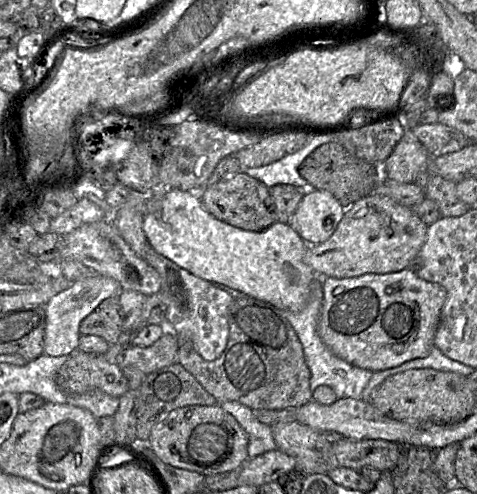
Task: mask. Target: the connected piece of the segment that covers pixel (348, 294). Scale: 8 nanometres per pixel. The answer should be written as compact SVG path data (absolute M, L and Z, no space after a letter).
M405 268L386 274L363 274L351 278L321 277L323 303L318 333L325 345L347 363L378 372L429 355L446 289L419 278Z

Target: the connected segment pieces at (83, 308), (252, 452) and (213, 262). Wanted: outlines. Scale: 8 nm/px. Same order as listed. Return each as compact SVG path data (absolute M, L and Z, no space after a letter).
M97 274L77 280L71 286L54 295L45 305L45 331L43 352L49 356L70 355L78 350L80 322L106 298L117 296L120 284L113 278Z
M227 401L220 404L222 409L232 415L248 435L248 458L253 459L265 452L277 449L271 427L261 423L251 409L235 402Z
M159 187L154 192L148 194L146 200L146 215L143 219L143 230L147 237L150 246L160 255L165 256L181 268L186 269L191 274L211 283L221 283L232 289L238 290L254 299L270 303L275 308L281 311L301 311L307 304L310 298L311 284L317 277L312 268L305 262L305 254L307 251L307 243L301 238L297 231L295 231L289 223L275 222L269 228L263 231L246 231L234 227L226 222L216 219L211 215L202 205L198 192L183 191L176 188L162 188Z

